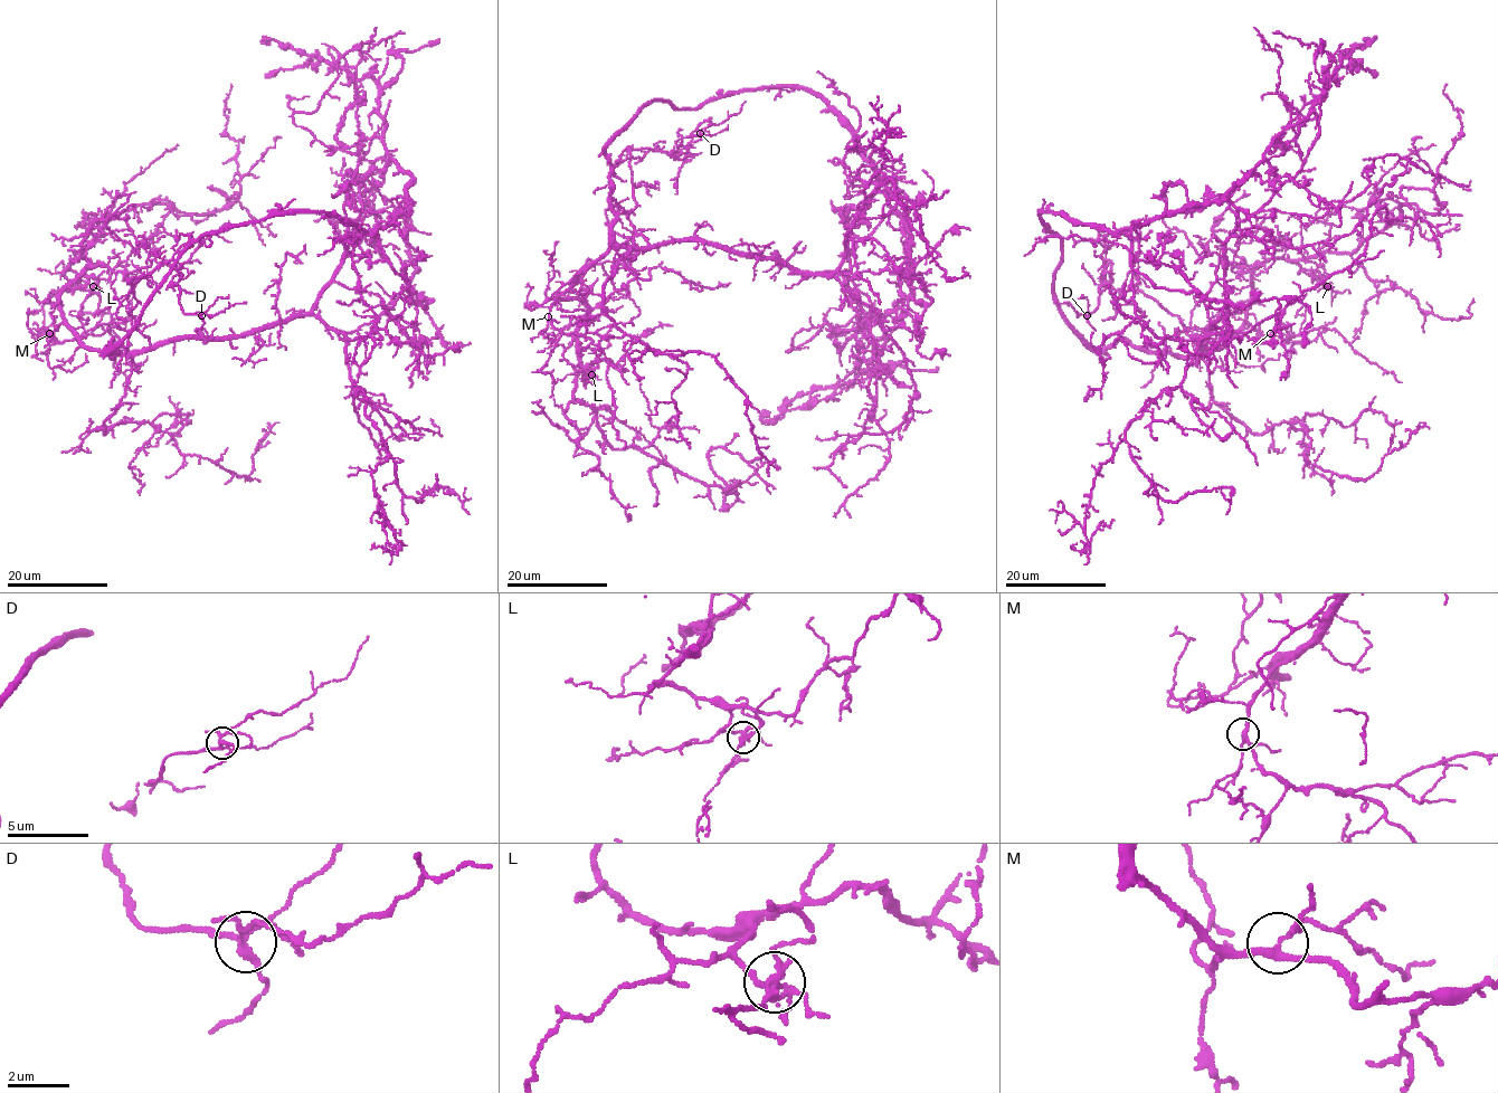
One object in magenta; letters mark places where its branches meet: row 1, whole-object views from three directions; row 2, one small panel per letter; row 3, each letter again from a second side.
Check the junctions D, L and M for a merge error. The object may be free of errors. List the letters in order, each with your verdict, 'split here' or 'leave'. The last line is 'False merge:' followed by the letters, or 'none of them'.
D: leave
L: leave
M: leave
False merge: none of them

